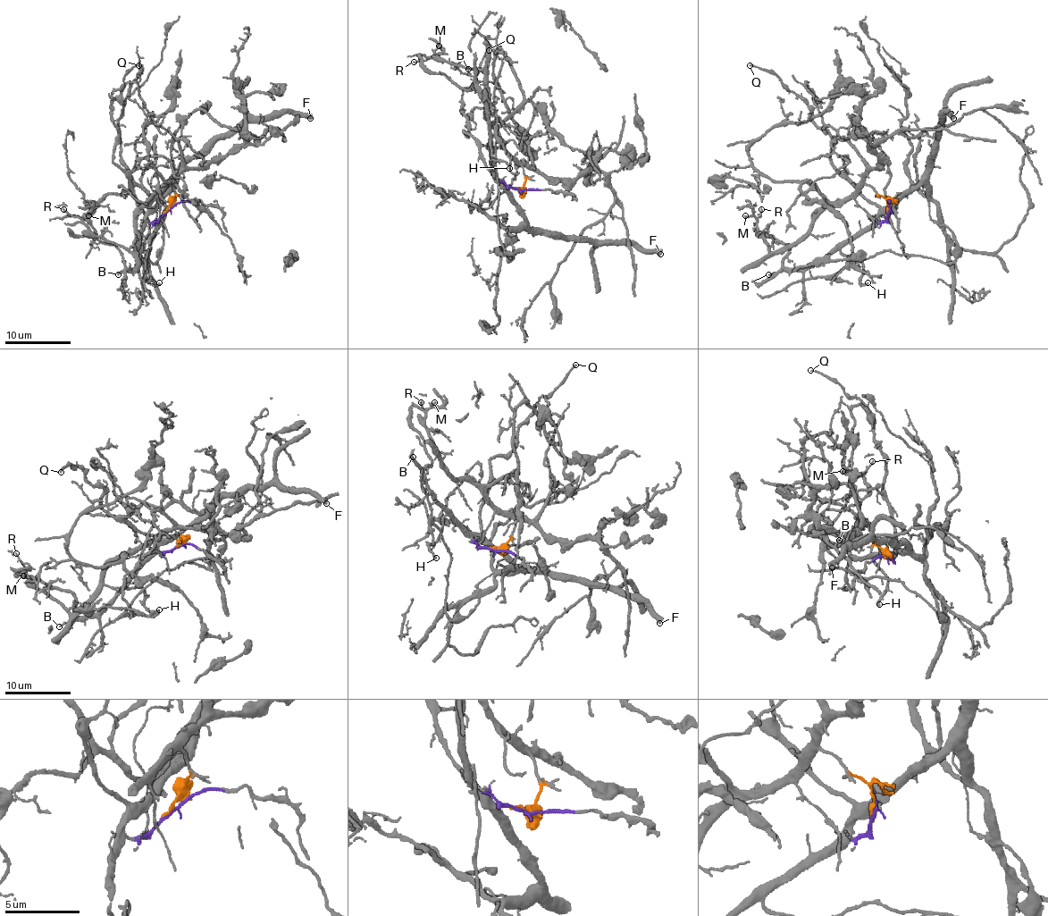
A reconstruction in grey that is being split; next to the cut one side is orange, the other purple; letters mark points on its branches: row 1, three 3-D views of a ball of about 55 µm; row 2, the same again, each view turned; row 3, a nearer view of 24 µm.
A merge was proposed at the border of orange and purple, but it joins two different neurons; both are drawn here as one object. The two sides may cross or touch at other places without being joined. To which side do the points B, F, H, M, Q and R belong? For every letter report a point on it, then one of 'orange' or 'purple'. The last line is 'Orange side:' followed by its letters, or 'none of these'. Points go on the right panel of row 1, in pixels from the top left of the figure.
B: at (768, 274); purple
F: at (953, 118); purple
H: at (867, 282); purple
M: at (745, 215); orange
Q: at (750, 65); purple
R: at (761, 209); orange
Orange side: M, R

